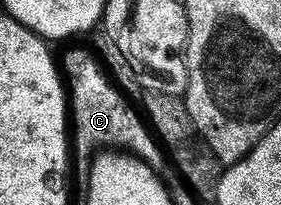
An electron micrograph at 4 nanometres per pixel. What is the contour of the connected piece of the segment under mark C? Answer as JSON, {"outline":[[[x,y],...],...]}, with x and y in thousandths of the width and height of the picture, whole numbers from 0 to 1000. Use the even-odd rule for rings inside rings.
{"outline":[[[249,234],[214,273],[214,332],[242,434],[242,546],[256,571],[260,756],[267,741],[292,810],[306,810],[352,732],[431,732],[498,766],[530,820],[577,829],[594,815],[584,727],[495,532],[463,512],[473,502],[384,366],[352,278],[324,239],[320,254],[306,234]]]}

